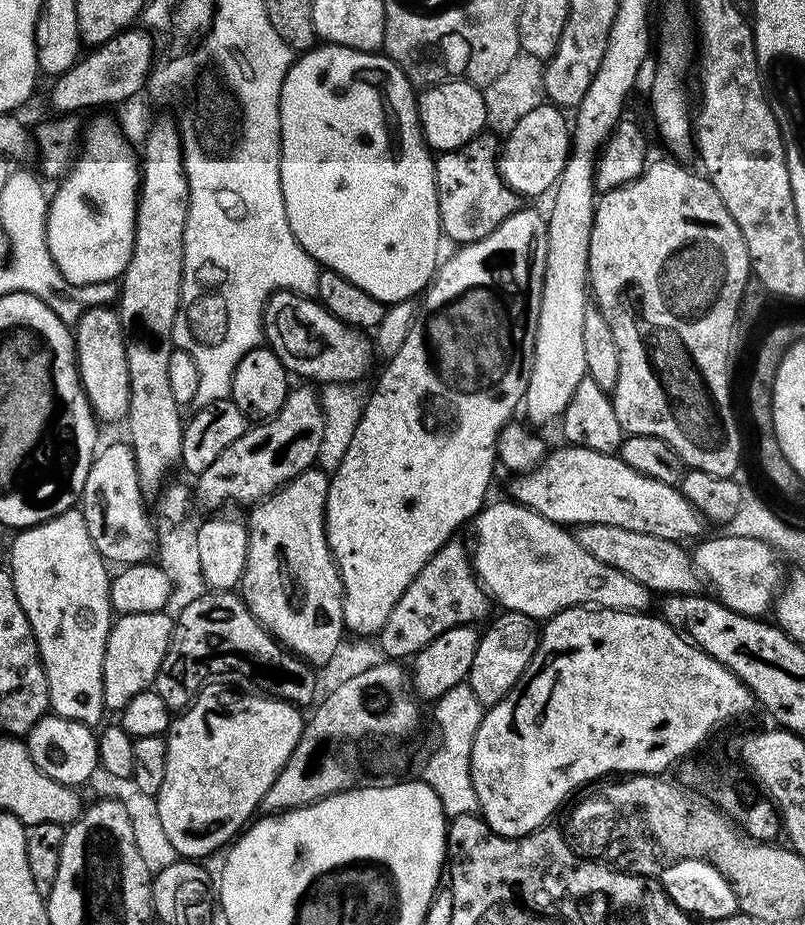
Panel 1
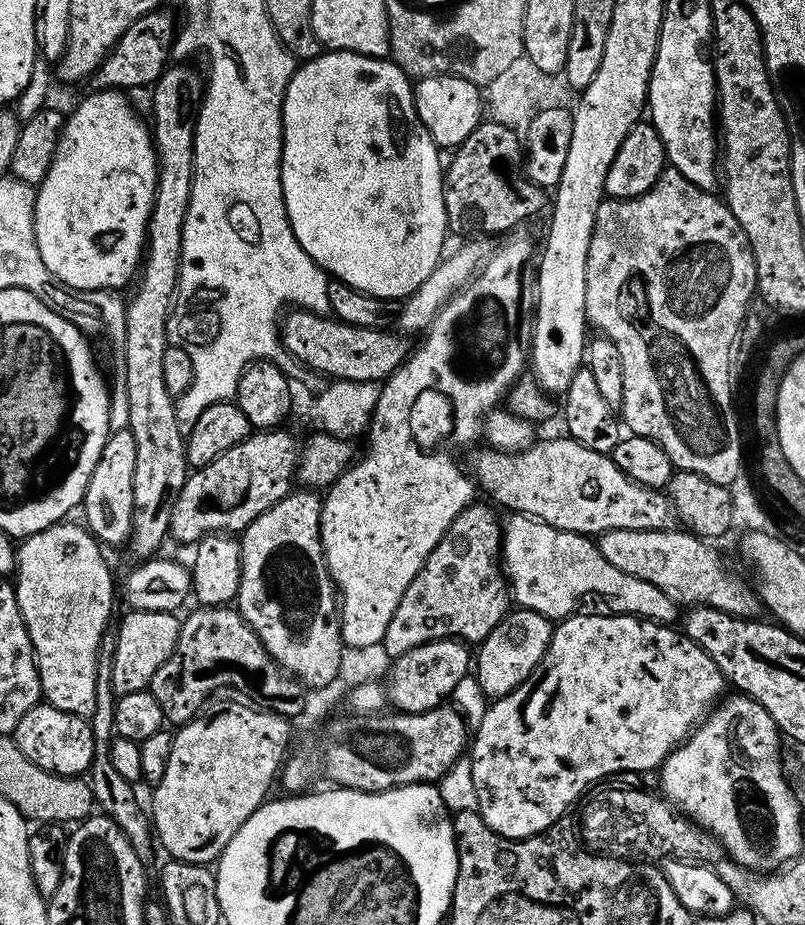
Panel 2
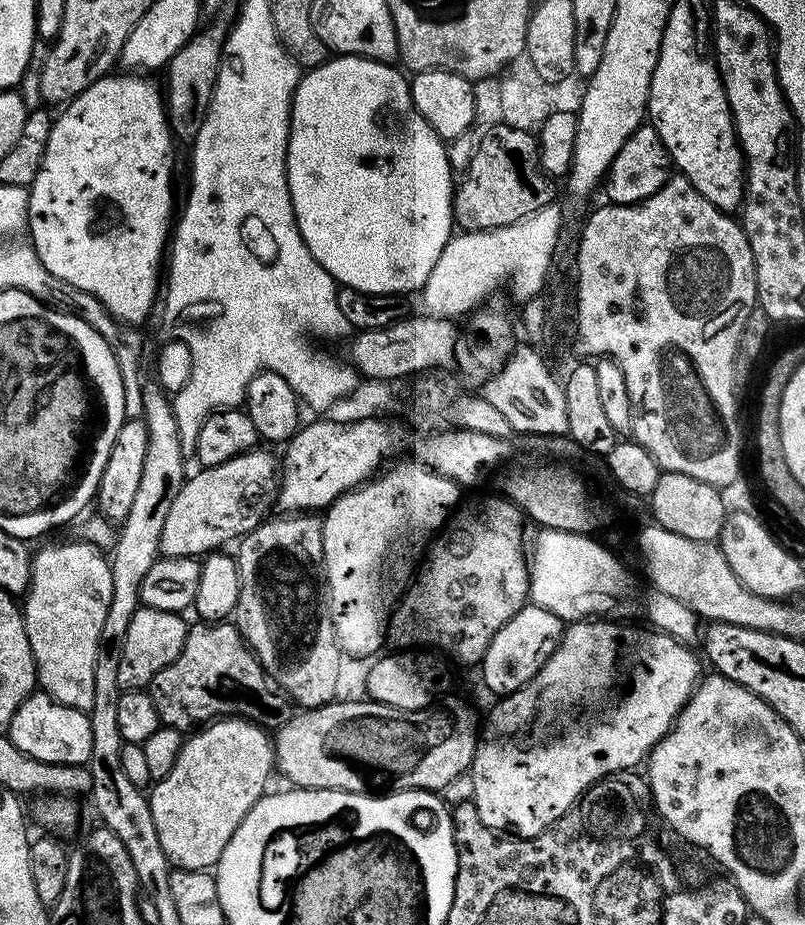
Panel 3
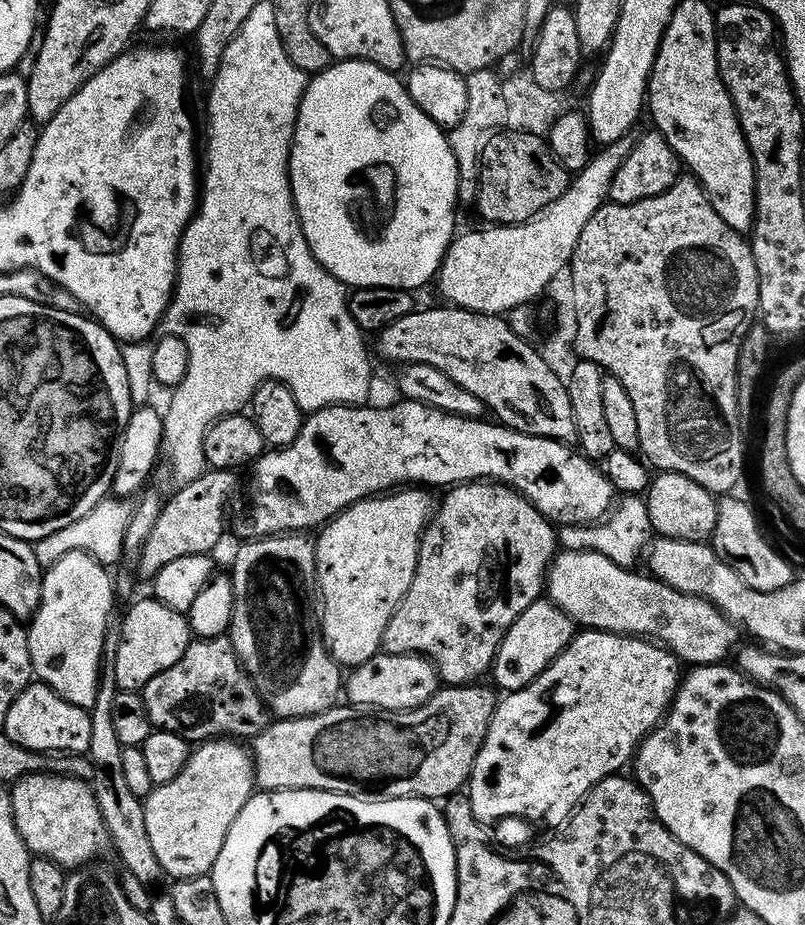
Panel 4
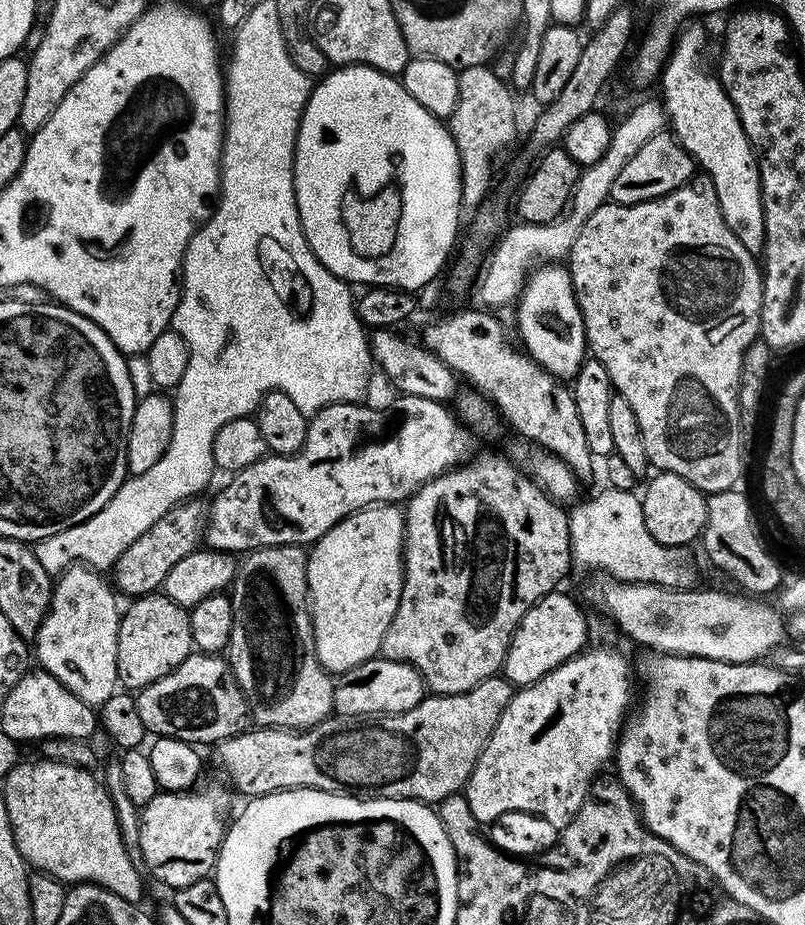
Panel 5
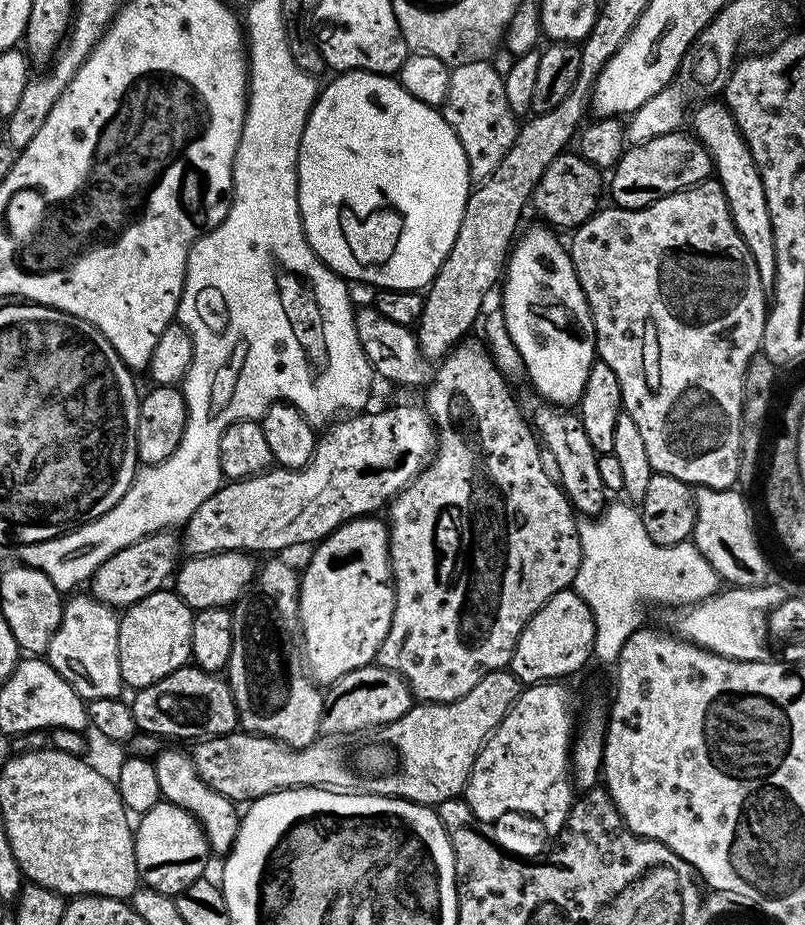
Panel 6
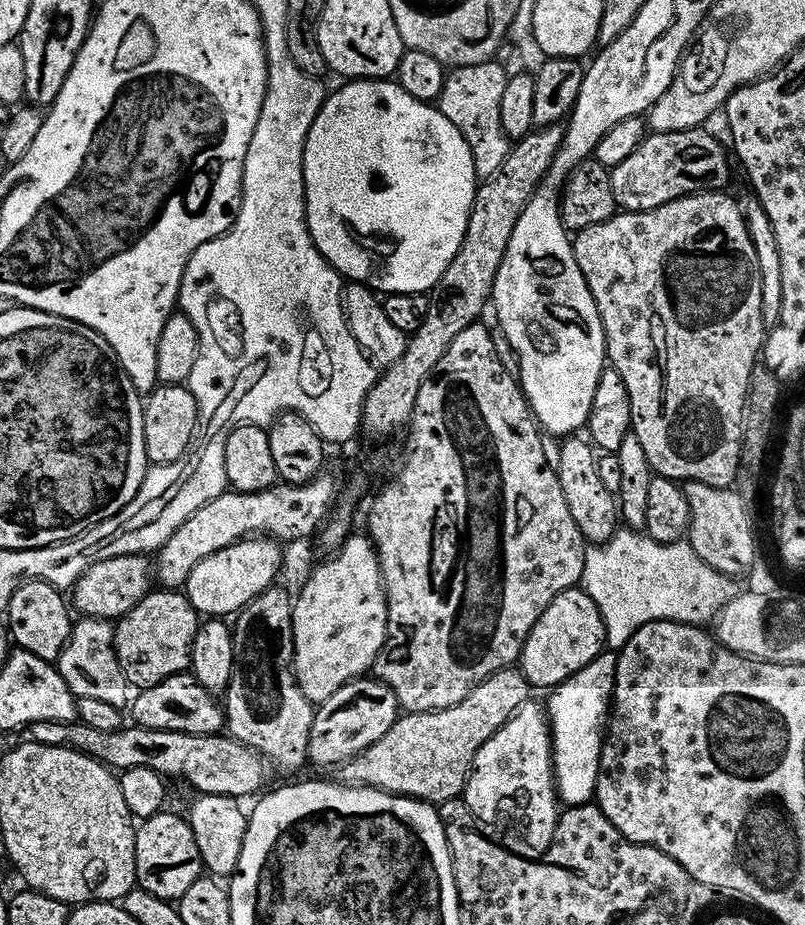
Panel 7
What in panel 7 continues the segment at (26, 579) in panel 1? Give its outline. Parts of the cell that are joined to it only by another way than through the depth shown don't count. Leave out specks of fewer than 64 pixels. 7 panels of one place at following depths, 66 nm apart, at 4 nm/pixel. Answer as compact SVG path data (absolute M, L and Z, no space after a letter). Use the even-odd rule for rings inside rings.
M77 619L62 654L54 663L73 696L98 698L102 702L110 702L110 706L123 709L130 700L130 685L118 666L116 647L112 641L113 631L113 625L109 621Z

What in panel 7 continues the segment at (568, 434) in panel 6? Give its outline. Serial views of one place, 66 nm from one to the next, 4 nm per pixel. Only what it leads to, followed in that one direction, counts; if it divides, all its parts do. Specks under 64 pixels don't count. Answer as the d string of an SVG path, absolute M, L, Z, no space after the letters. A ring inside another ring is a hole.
M580 434L569 435L561 444L564 445L560 448L560 464L558 460L555 469L562 486L562 495L566 497L566 507L570 510L570 518L574 518L578 530L589 545L605 544L618 527L618 500L613 492L606 490L598 474L597 449Z

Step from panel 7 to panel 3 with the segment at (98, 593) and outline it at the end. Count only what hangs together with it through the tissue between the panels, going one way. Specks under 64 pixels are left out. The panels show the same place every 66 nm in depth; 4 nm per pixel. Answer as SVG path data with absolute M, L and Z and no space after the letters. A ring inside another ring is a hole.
M264 446L251 448L248 452L238 454L218 466L200 468L196 473L185 479L184 485L178 490L174 502L170 502L170 514L166 514L166 526L162 526L160 539L160 556L182 558L191 556L203 558L217 550L223 549L224 544L239 541L254 531L265 519L264 511L268 508L268 499L273 499L278 488L278 456L267 452Z

